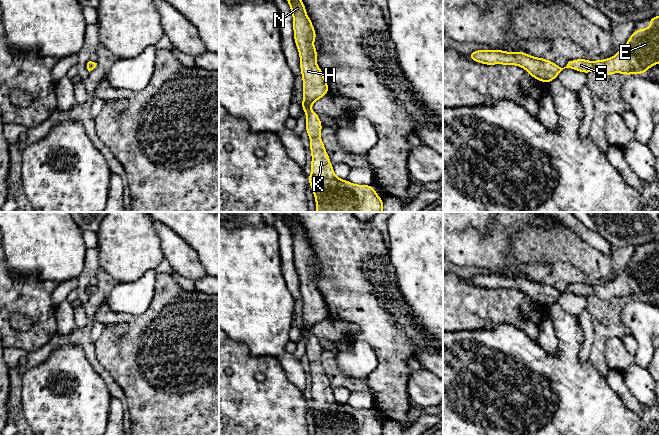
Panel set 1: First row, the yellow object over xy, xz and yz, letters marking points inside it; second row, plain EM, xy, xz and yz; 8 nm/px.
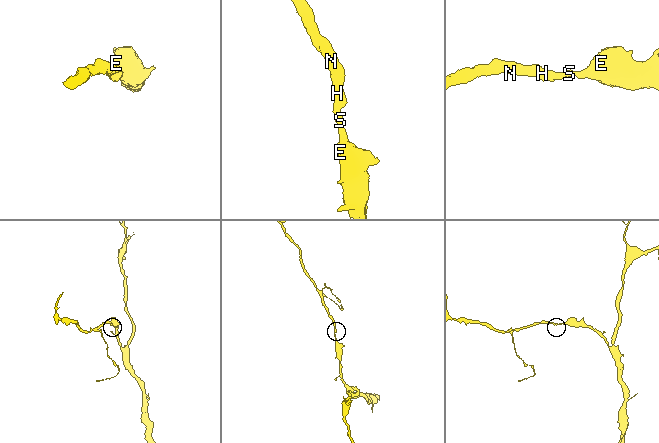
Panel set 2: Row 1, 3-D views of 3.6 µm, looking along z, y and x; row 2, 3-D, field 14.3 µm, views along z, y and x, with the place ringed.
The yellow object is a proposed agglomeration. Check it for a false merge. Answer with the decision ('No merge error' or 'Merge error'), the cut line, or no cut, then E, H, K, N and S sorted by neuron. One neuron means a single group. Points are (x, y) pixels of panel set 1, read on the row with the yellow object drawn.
No merge error. No split. Groups: E H K N S

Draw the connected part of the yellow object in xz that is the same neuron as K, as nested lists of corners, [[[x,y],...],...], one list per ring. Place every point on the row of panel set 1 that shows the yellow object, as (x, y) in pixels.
[[[286,0],[293,16],[295,44],[299,51],[301,75],[303,78],[302,110],[306,113],[306,132],[311,138],[310,151],[312,154],[312,172],[308,176],[316,200],[316,212],[383,212],[383,199],[379,198],[371,185],[356,185],[335,176],[329,156],[320,138],[322,123],[319,115],[310,106],[329,92],[327,81],[316,62],[317,49],[313,46],[316,31],[305,11],[302,0]]]

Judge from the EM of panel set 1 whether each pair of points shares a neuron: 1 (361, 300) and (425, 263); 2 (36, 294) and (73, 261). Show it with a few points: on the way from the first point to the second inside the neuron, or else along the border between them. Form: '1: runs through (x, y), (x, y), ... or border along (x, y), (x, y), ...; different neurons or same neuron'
1: border along (389, 257), (395, 271), (397, 286), (406, 301); different neurons
2: border along (28, 276), (49, 280), (57, 285); different neurons

